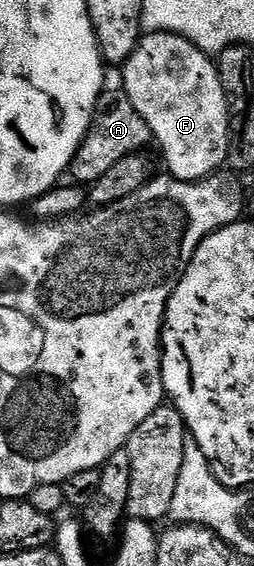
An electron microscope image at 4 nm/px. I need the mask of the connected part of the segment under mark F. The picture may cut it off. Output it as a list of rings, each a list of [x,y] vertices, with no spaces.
[[[152,31],[139,38],[132,57],[126,59],[121,71],[121,86],[132,105],[136,105],[136,113],[144,117],[153,142],[162,146],[162,159],[173,178],[185,183],[197,183],[199,179],[207,179],[227,166],[232,154],[232,112],[218,76],[217,62],[211,56],[192,45],[192,41],[170,31]]]

